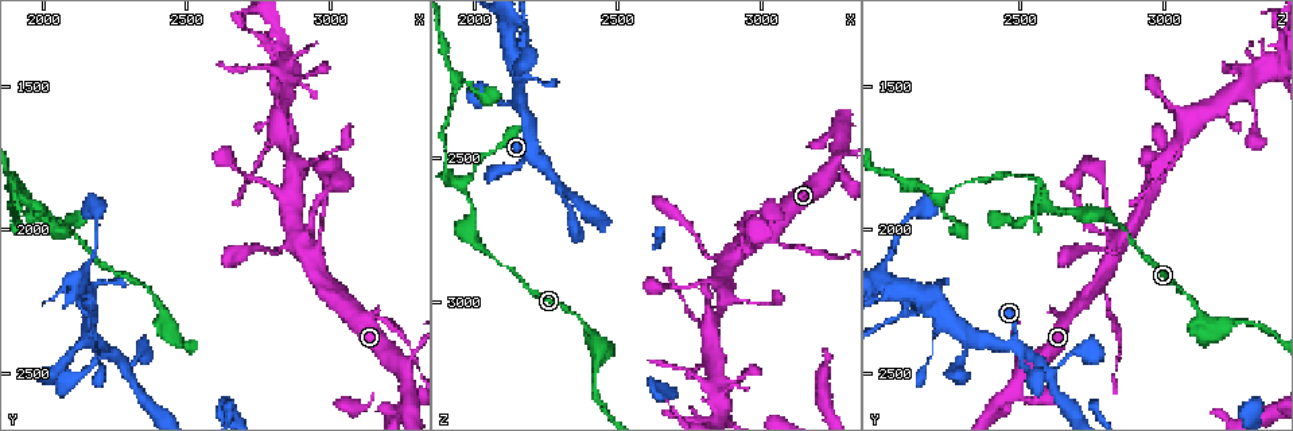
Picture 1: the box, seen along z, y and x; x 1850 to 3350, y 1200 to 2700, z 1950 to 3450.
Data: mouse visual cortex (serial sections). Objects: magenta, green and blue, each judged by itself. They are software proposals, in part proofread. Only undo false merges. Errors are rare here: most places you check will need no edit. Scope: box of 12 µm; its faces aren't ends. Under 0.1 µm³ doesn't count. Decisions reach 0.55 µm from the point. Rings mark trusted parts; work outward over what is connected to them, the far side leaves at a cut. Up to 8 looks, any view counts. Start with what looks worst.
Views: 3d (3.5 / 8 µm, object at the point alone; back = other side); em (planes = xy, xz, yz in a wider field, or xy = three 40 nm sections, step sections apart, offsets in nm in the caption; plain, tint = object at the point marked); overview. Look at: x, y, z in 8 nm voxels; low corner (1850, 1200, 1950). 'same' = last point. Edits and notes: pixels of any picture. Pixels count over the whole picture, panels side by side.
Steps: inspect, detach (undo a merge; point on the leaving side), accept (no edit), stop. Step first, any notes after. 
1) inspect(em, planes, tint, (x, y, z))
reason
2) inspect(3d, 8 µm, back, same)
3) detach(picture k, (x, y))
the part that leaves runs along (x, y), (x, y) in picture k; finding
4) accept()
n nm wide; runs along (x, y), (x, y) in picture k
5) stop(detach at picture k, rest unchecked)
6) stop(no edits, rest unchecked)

inspect(3d, 8 µm, (1960, 1930, 2610))
three-way junction

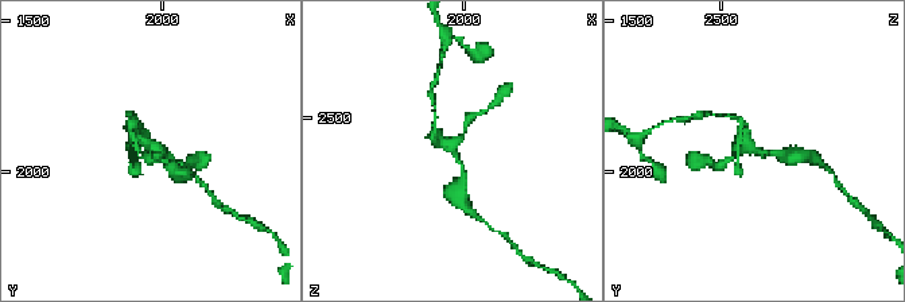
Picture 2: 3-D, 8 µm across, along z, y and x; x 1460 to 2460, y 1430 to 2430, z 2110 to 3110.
inspect(em, xy, step 3, tint, (1960, 1930, 2600))

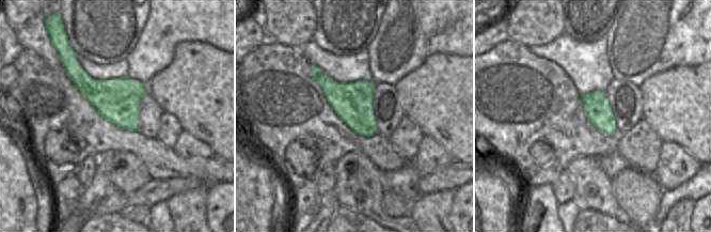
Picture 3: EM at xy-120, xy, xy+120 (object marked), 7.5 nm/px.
accept()
runs along (788, 155), (756, 153), (740, 119) in picture 2; all the same cell

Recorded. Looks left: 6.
inspect(3d, 3.5 µm, (2200, 2420, 2450))
three arms meet

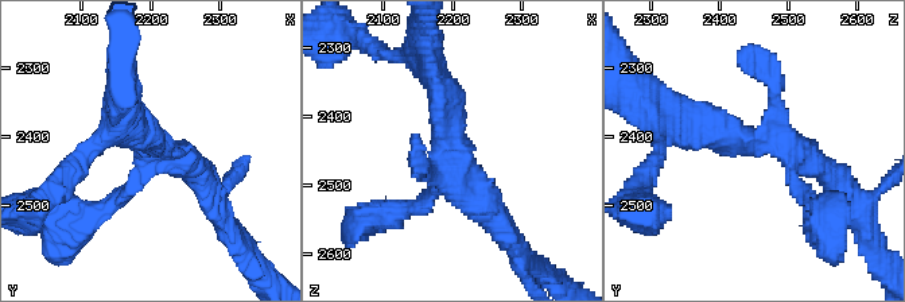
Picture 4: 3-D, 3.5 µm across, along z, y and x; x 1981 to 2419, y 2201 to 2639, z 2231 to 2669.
inspect(em, xy, step 1, tint, (2200, 2405, 2450))

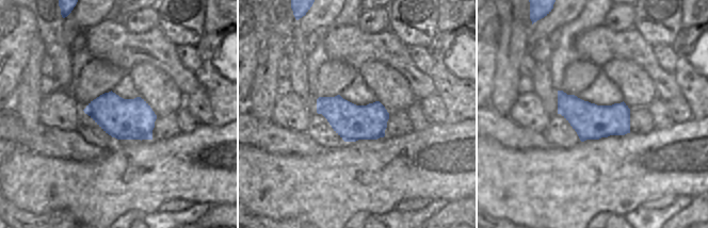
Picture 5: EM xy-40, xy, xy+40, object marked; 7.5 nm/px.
inspect(em, xy, step 2, tint, same)

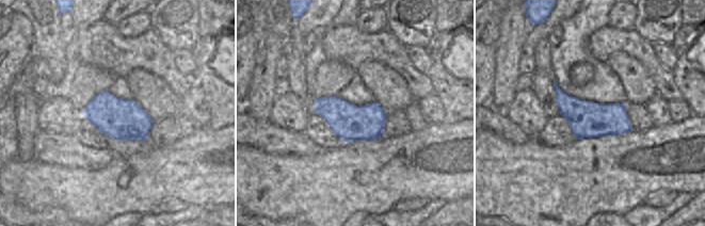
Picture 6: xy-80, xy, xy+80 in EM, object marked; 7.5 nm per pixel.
accept()
runs along (773, 77), (762, 143), (672, 123) in picture 4; all the same cell

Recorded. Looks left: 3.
inspect(3d, 3.5 µm, back, (2410, 2320, 3290))
thin neck

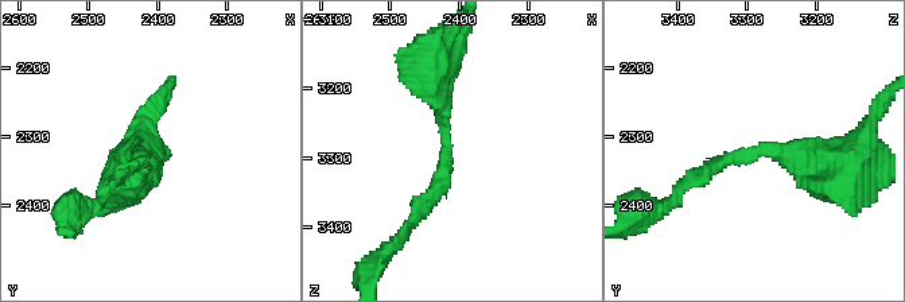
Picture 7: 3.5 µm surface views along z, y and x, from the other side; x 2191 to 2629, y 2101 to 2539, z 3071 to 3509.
inspect(em, planes, tint, (2425, 2315, 3285))
arms of 150, 300 nm

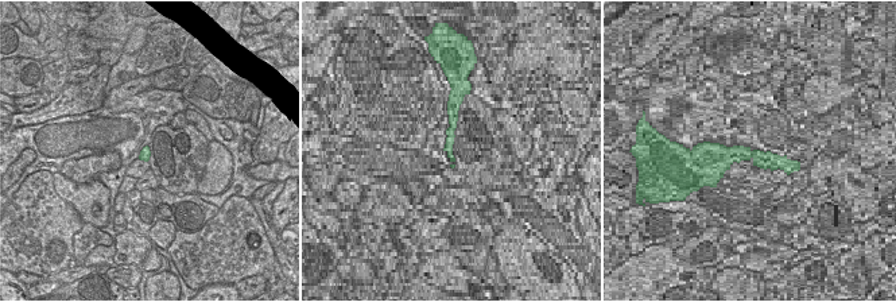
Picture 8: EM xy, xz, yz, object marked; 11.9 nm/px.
inspect(em, xy, step 3, tint, same)
another direction

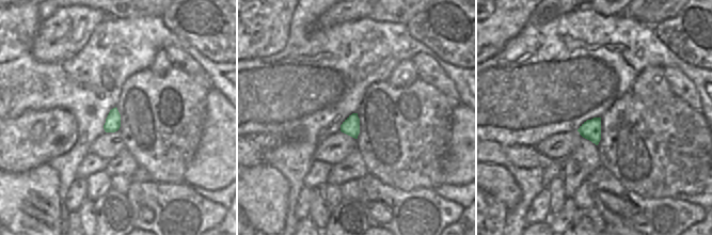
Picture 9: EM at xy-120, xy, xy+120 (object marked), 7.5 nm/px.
accept()
runs along (435, 62), (443, 179), (414, 221) in picture 7; one cell here

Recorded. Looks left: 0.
stop(no edits, rest unchecked)

